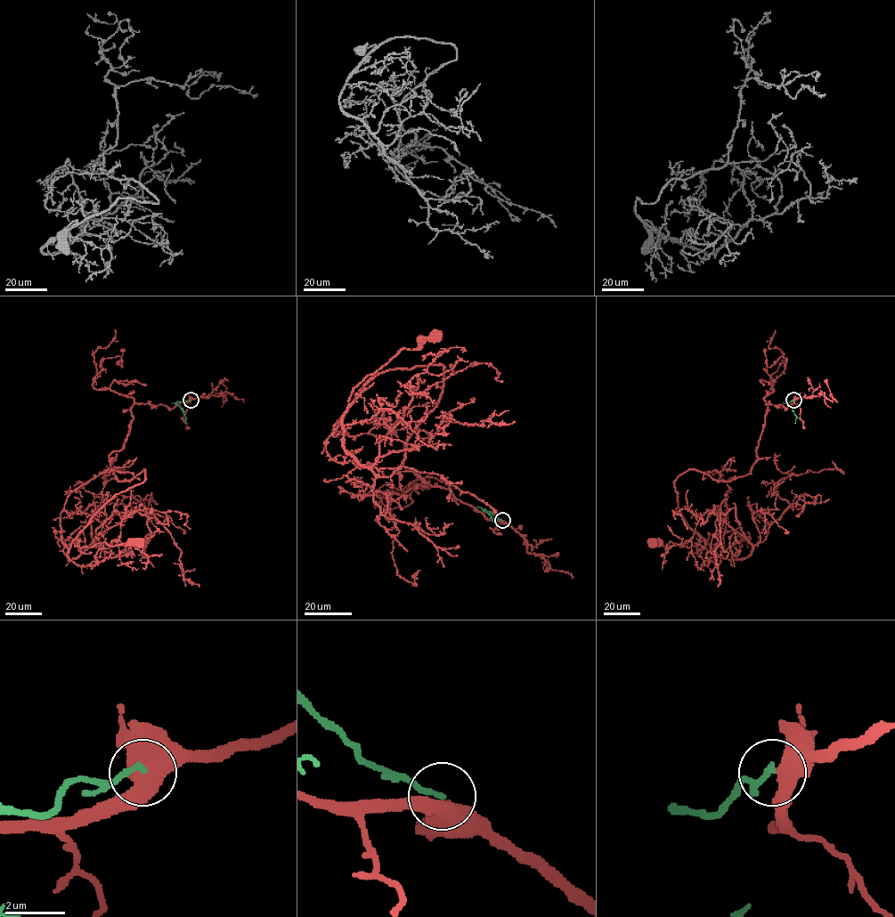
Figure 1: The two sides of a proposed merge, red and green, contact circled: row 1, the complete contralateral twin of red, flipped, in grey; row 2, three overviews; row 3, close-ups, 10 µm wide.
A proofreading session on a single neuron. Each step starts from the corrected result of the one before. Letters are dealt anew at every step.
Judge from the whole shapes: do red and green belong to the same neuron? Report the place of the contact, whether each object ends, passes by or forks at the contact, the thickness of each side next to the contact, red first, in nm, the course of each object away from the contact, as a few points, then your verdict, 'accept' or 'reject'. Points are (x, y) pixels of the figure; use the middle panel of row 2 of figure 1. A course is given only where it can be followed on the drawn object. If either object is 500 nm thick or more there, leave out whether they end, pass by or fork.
(502, 520) | 550/170 nm | red via (502, 521), (396, 473), (442, 390), (443, 366), (378, 373), (349, 402), (368, 376), (435, 335) | green via (502, 520), (483, 510), (496, 524), (497, 522) | reject

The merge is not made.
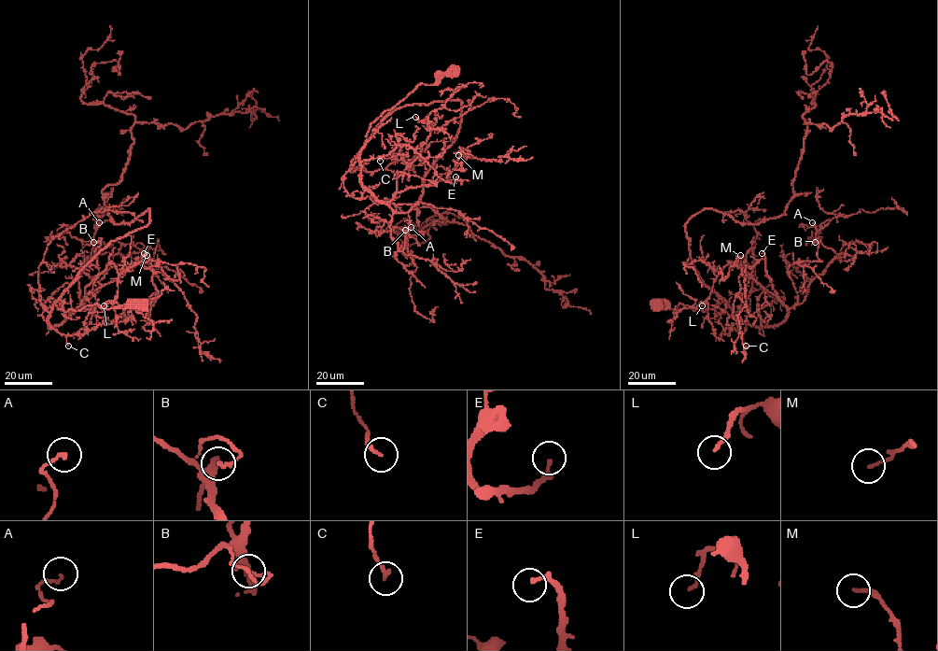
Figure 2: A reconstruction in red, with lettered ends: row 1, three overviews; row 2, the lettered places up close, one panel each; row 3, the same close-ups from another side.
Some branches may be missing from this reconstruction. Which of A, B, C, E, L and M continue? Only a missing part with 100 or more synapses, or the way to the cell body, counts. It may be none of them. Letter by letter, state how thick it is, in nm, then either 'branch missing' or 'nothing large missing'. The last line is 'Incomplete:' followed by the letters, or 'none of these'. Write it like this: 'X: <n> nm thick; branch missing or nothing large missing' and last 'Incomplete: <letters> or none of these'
A: 130 nm thick; nothing large missing
B: 140 nm thick; nothing large missing
C: 150 nm thick; nothing large missing
E: 190 nm thick; branch missing
L: 140 nm thick; nothing large missing
M: 120 nm thick; nothing large missing
Incomplete: E

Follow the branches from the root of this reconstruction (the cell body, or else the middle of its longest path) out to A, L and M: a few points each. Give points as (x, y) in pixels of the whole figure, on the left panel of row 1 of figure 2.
A: (140, 304), (62, 310), (55, 302), (48, 327), (81, 304), (78, 274), (99, 222)
L: (140, 304), (62, 310), (55, 302), (48, 327), (79, 305), (85, 289), (111, 262), (118, 294), (104, 305)
M: (140, 304), (62, 310), (55, 302), (48, 327), (58, 326), (135, 260), (149, 267), (146, 255)

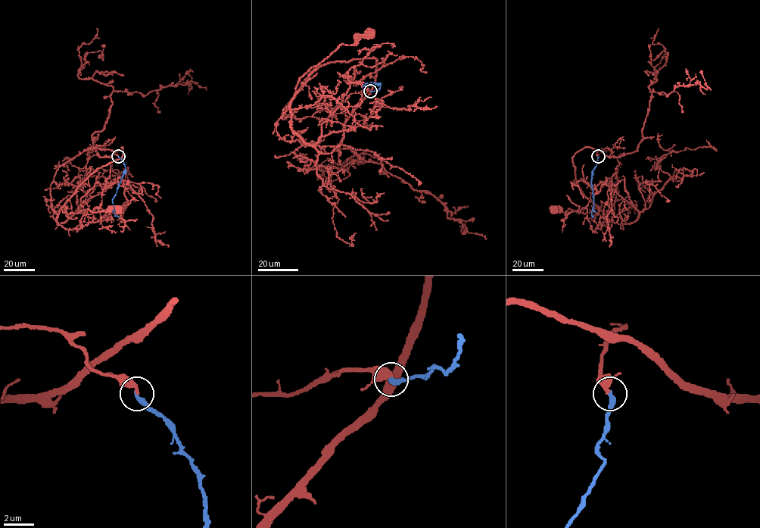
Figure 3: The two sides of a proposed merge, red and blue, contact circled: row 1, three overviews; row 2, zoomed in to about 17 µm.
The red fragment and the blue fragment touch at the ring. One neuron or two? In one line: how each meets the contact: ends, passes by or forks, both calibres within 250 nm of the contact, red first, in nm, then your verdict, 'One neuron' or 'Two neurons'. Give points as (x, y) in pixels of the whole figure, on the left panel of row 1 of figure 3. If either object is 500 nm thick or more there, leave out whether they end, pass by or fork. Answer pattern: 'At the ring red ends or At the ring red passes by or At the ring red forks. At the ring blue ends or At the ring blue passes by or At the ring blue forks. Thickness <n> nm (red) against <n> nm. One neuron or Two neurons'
At the ring red ends. At the ring blue ends. Thickness 360 nm (red) against 360 nm. One neuron

